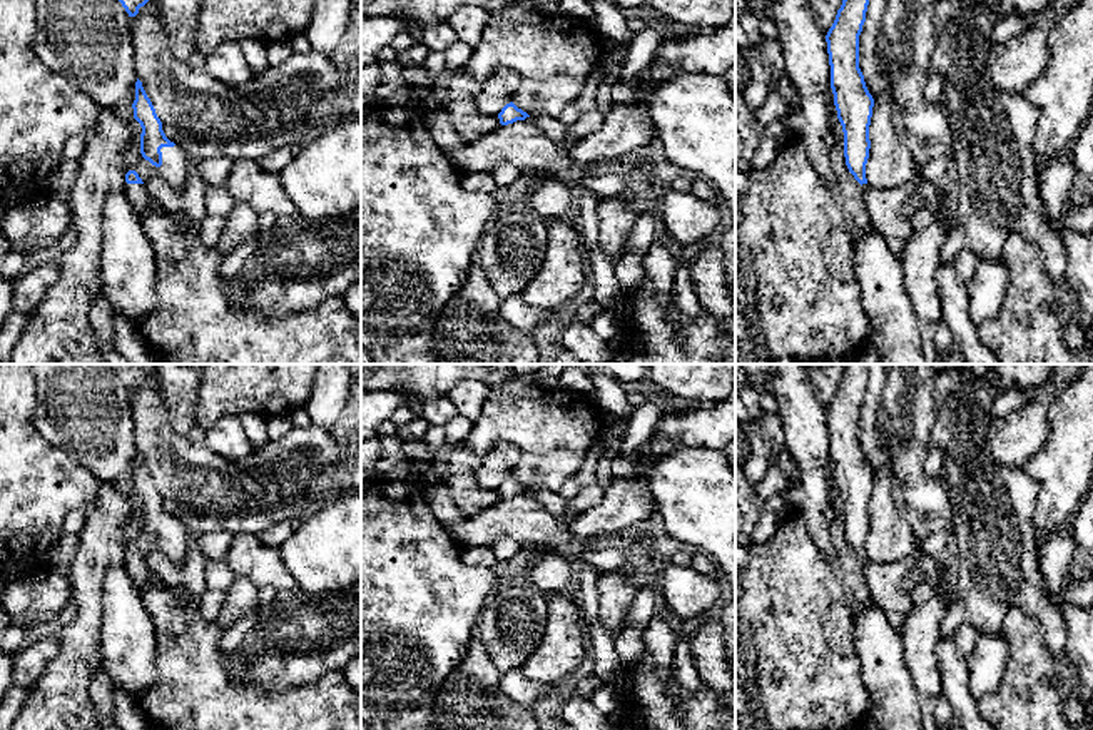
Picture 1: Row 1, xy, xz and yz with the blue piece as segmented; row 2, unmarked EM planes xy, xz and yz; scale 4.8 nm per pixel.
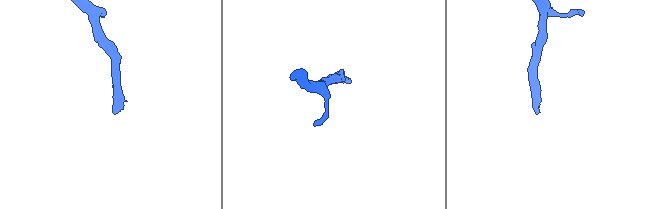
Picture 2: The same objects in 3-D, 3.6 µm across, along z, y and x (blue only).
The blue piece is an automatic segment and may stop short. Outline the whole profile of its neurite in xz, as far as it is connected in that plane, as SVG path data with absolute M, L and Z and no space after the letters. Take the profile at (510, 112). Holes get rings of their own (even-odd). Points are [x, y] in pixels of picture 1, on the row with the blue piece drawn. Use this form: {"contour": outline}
{"contour": "M513 102L506 104L501 109L501 112L498 114L501 125L508 125L508 124L513 124L516 120L525 120L526 117L530 117L530 115L526 112L523 112L521 109L518 109Z"}

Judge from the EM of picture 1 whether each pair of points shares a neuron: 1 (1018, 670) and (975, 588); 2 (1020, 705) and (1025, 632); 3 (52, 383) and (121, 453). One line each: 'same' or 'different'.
1: different
2: same
3: same

